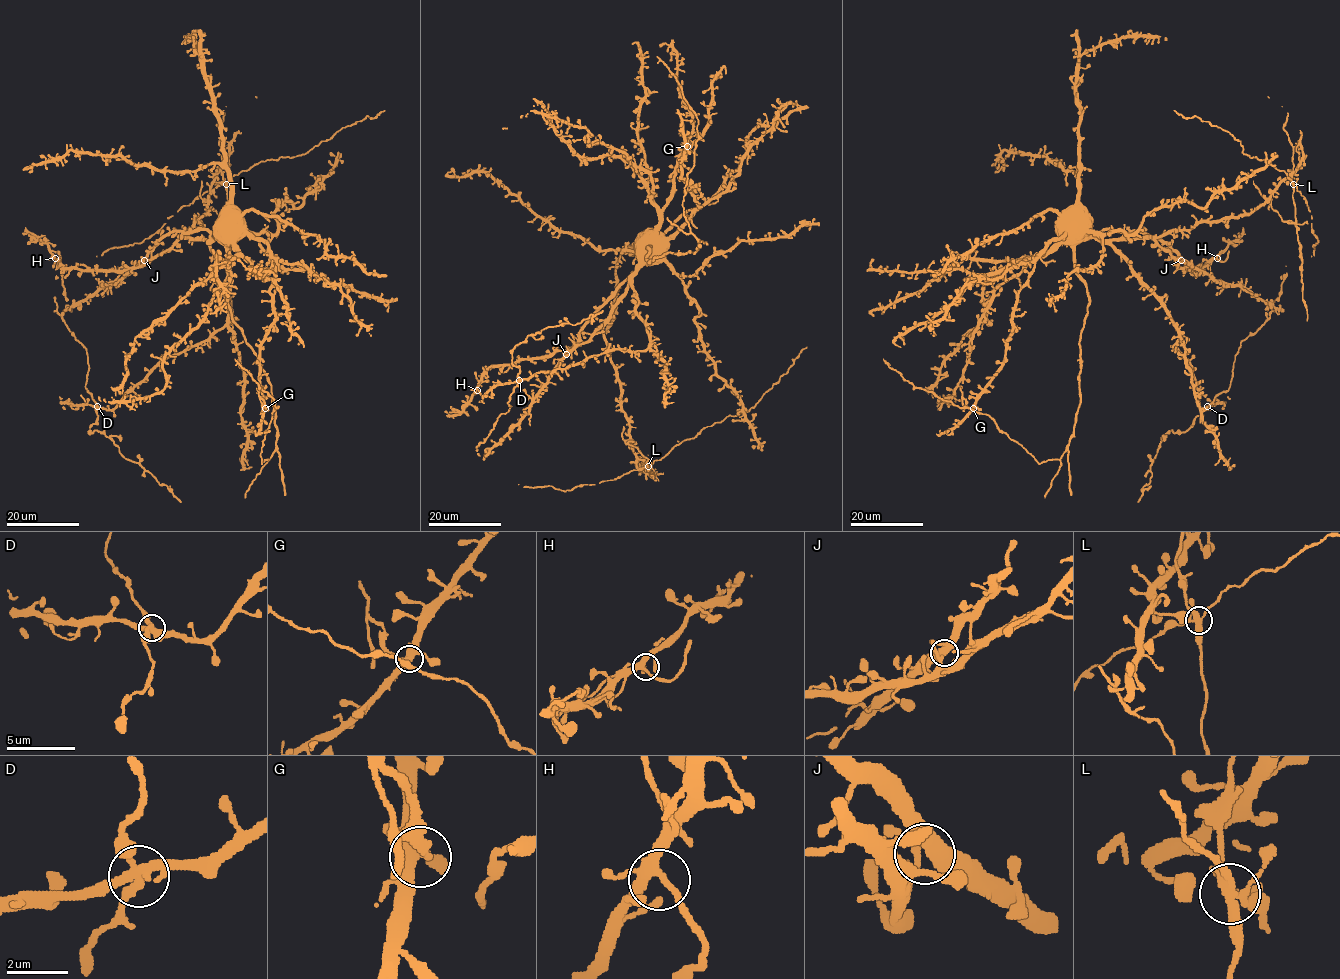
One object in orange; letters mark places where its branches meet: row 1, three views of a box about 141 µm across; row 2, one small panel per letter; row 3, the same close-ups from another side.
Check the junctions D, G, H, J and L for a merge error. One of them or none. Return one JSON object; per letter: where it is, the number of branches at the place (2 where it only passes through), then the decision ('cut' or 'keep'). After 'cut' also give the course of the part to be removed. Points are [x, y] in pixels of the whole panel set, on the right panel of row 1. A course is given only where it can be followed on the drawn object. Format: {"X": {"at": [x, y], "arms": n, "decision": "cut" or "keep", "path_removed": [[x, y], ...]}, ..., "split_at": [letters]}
{"D": {"at": [1207, 406], "arms": 5, "decision": "keep"}, "G": {"at": [973, 408], "arms": 5, "decision": "keep"}, "H": {"at": [1217, 258], "arms": 4, "decision": "keep"}, "J": {"at": [1181, 260], "arms": 5, "decision": "keep"}, "L": {"at": [1293, 184], "arms": 5, "decision": "cut", "path_removed": [[1292, 183], [1307, 320]]}, "split_at": ["L"]}

